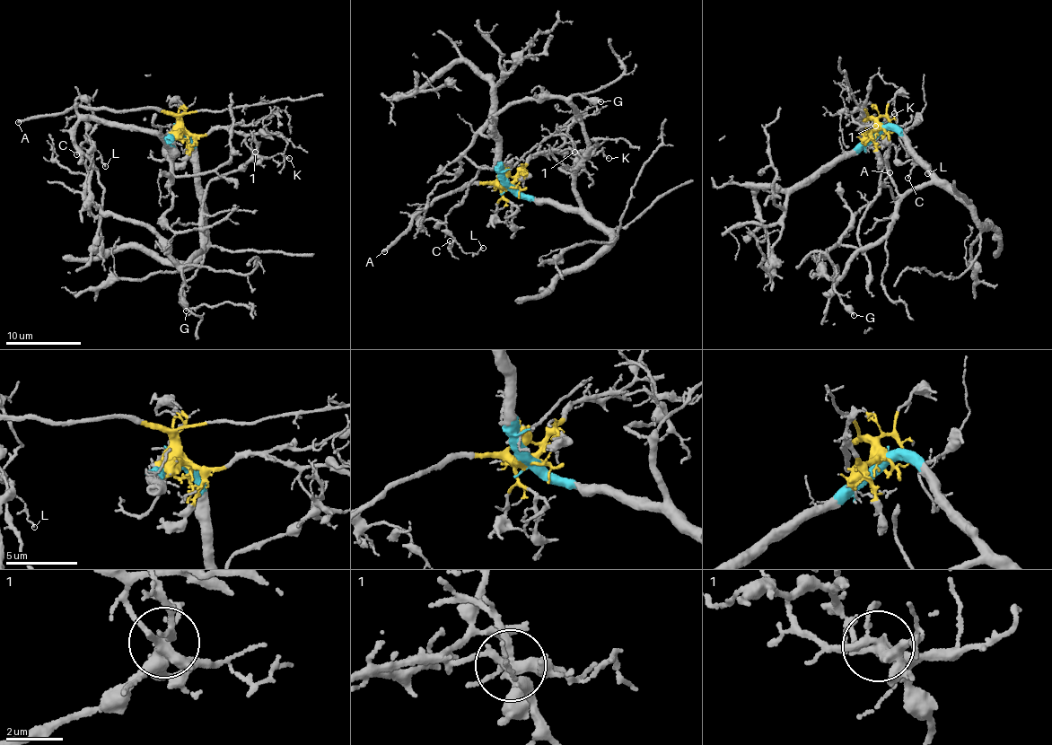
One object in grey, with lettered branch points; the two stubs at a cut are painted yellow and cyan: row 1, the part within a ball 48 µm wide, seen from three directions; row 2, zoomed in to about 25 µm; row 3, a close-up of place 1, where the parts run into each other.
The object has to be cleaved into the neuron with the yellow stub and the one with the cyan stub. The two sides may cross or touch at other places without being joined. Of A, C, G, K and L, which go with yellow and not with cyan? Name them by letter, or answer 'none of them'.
A, C, K, L

